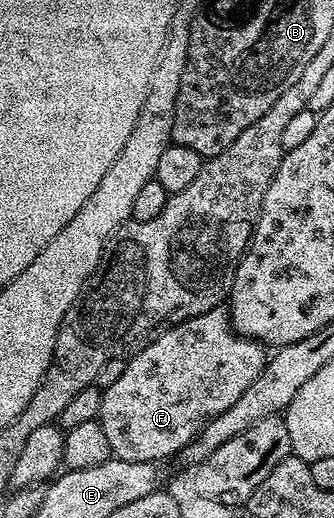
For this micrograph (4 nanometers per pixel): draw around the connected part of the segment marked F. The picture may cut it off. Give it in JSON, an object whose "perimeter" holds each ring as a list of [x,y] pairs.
{"perimeter":[[[217,307],[197,317],[172,325],[154,343],[150,343],[140,353],[127,358],[125,371],[116,383],[102,392],[99,422],[113,454],[123,461],[149,461],[160,463],[163,457],[175,458],[186,448],[226,407],[246,392],[246,387],[258,379],[266,360],[265,346],[249,337],[241,337],[232,329],[228,310]]]}

